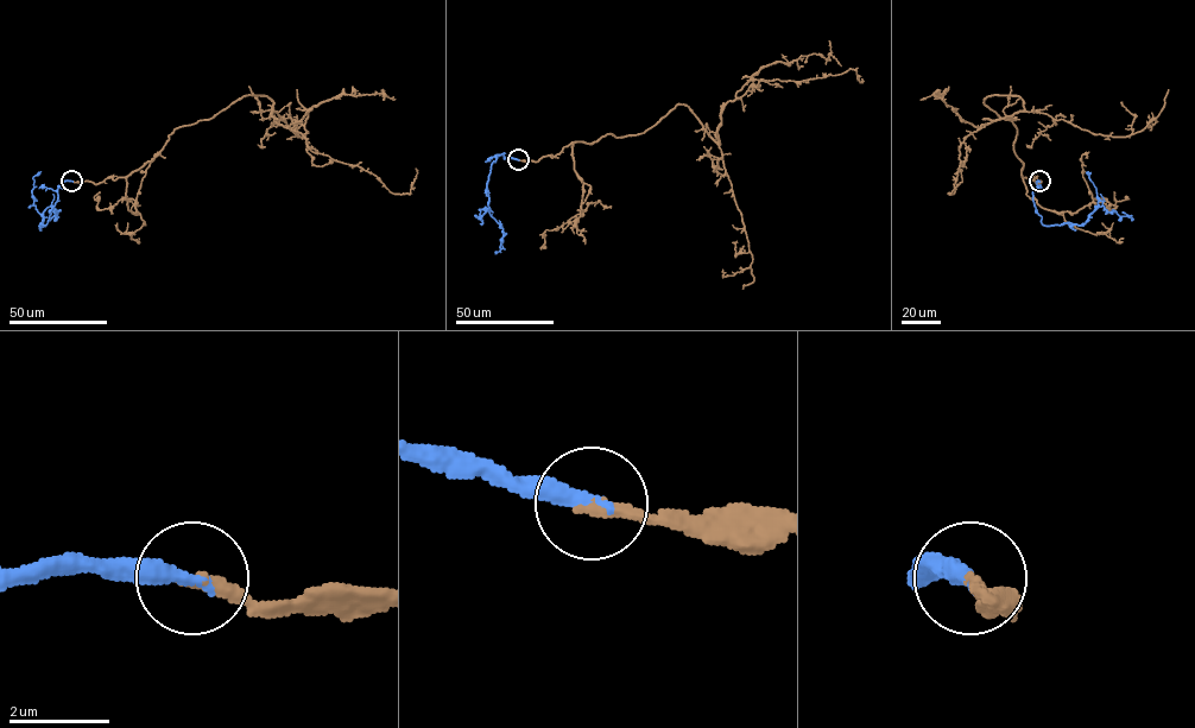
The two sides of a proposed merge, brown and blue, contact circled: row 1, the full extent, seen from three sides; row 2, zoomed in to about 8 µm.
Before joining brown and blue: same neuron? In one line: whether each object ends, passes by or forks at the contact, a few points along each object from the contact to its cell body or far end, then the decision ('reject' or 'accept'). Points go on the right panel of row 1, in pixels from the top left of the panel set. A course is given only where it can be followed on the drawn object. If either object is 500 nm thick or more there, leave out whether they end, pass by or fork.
brown ends there; blue ends there; brown runs (1039, 181), (1023, 176), (1015, 125), (984, 103), (1009, 95), (1011, 118), (961, 144), (949, 194), (959, 169); blue runs (1039, 181), (1032, 200), (1045, 226), (1083, 225), (1099, 207), (1120, 216), (1129, 216), (1123, 213); accept

